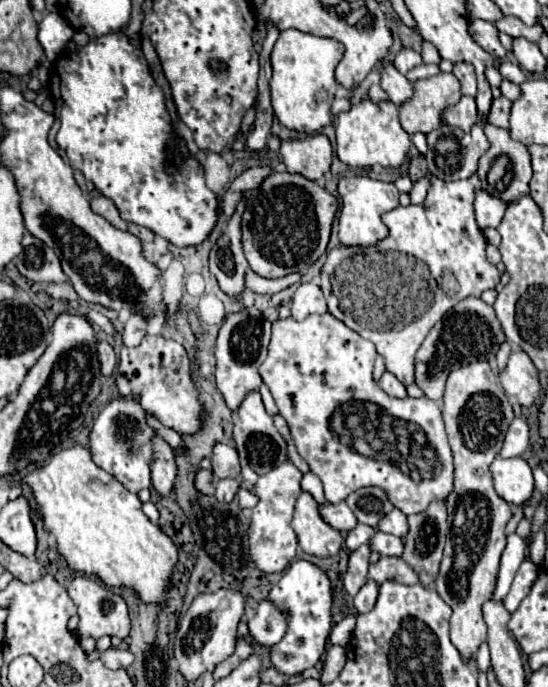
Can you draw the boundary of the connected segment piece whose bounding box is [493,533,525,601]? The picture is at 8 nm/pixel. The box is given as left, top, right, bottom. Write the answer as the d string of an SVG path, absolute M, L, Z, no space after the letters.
M513 533L507 537L507 547L501 555L501 565L499 565L499 575L497 575L497 583L495 583L495 591L493 591L493 599L495 601L503 601L513 579L515 579L515 573L519 569L519 565L523 563L525 559L525 543L523 539Z

